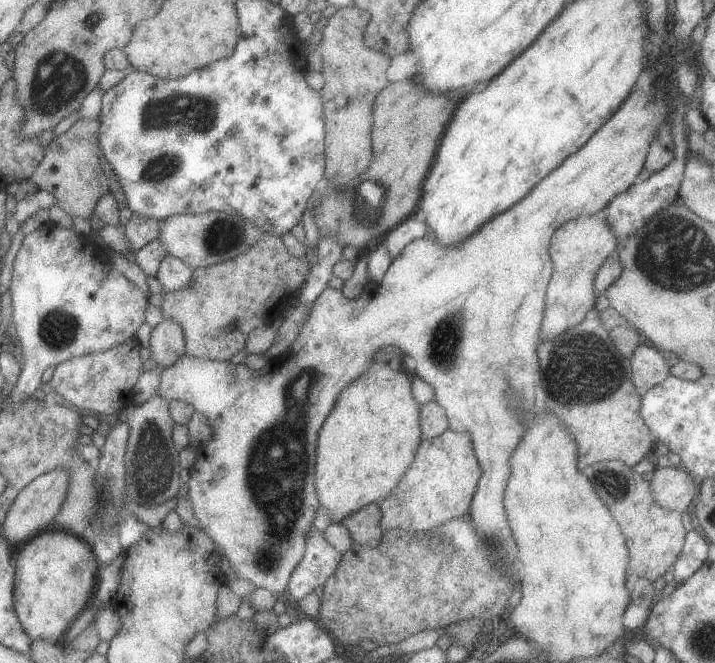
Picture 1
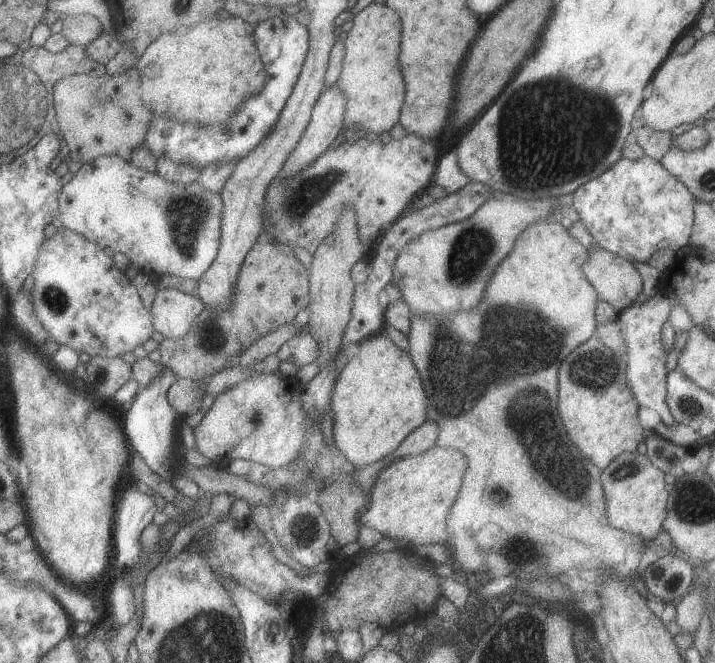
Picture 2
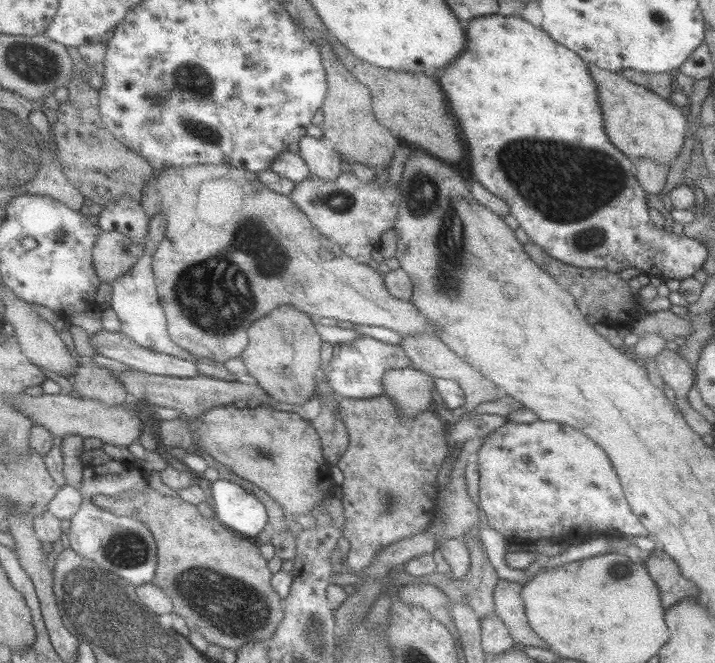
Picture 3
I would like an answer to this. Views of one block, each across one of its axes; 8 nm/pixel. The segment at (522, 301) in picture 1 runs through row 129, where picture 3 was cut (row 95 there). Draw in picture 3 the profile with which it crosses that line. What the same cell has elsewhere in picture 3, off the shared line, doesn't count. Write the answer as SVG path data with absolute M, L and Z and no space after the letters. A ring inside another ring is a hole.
M587 62L587 71L597 85L597 102L601 107L601 119L605 136L611 144L627 156L647 158L663 169L669 169L681 152L685 130L687 130L686 111L673 105L669 99L647 90L645 87L629 82L619 72L597 68Z

